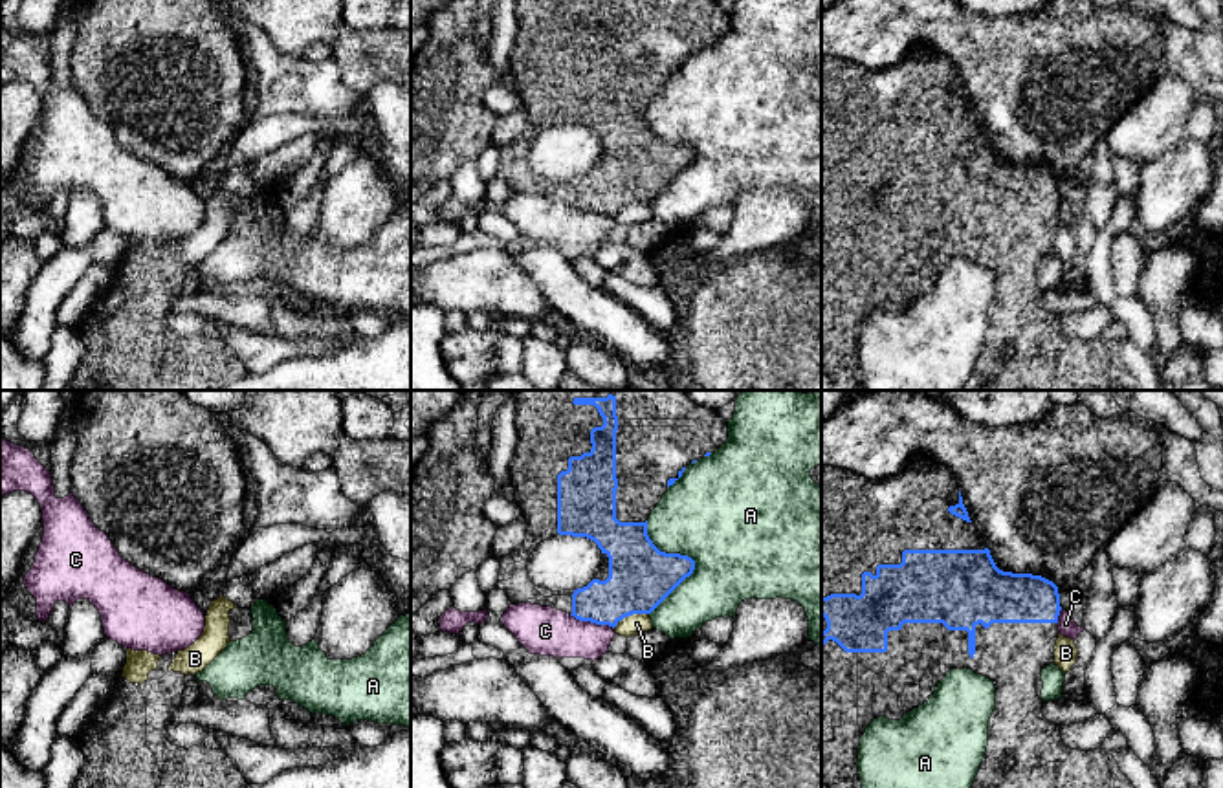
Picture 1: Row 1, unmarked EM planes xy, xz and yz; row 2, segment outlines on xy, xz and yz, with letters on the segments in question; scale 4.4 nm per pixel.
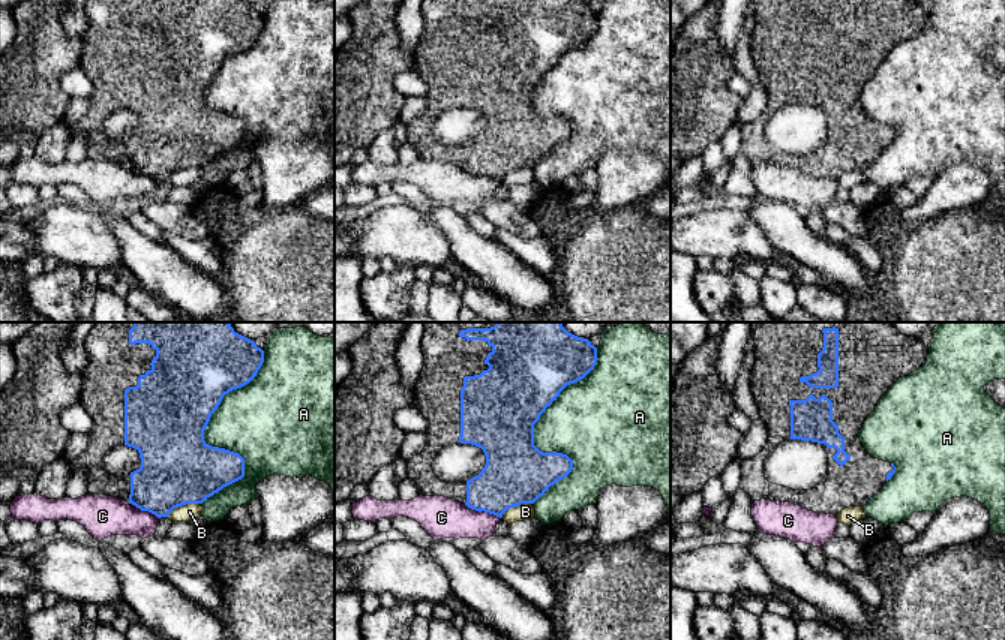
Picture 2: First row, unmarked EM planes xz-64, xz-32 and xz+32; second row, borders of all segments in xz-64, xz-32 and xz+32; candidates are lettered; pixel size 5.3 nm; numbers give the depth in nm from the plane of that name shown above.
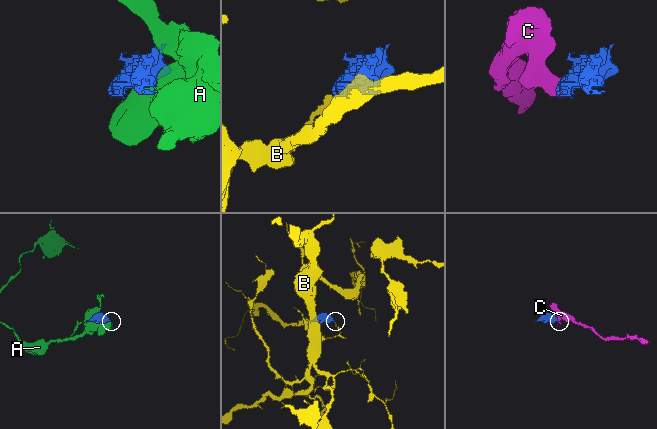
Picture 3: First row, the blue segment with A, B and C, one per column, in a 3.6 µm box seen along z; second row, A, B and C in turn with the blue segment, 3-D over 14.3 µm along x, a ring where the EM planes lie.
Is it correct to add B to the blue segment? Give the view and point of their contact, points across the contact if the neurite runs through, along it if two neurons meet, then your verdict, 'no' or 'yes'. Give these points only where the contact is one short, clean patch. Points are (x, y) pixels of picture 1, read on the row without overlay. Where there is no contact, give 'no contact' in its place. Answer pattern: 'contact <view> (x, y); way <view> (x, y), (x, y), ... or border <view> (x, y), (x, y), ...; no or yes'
contact xz (629, 204); border xz (648, 202), (628, 204), (613, 217); no

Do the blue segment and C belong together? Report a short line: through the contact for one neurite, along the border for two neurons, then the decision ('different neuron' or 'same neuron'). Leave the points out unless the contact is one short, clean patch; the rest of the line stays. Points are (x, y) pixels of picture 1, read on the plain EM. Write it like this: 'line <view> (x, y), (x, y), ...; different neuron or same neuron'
line xz (569, 204), (580, 209), (607, 213), (613, 218); different neuron

